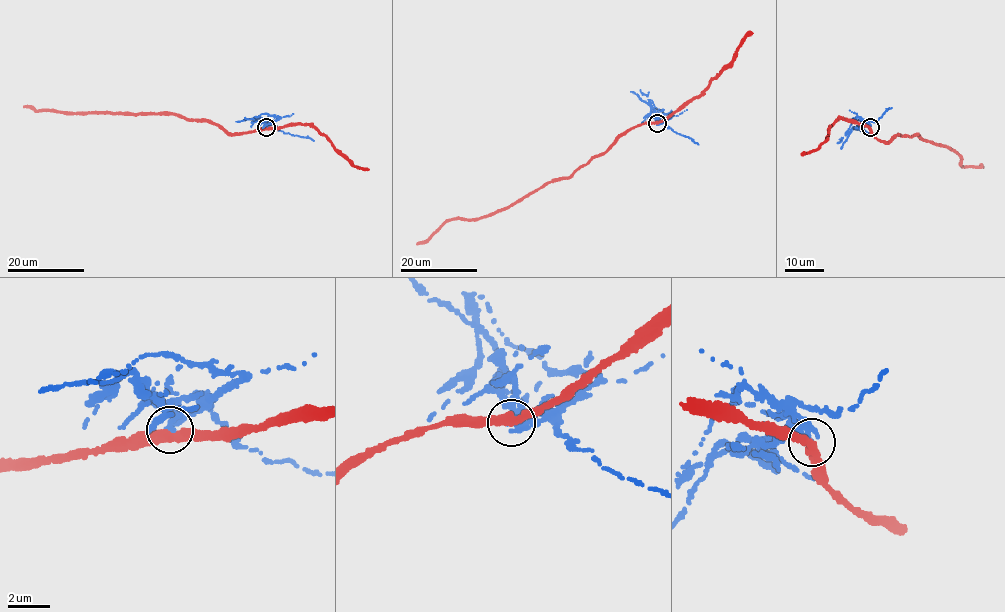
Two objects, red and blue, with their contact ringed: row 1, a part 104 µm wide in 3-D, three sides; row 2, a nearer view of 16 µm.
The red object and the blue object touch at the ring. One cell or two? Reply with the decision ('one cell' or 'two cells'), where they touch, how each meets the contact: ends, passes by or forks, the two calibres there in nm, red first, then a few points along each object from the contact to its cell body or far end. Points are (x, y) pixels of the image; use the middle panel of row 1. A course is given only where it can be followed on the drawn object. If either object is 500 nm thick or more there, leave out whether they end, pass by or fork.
two cells | (657, 123) | red passes by | blue passes by | 400/280 nm | red via (656, 123), (639, 124), (623, 132), (605, 152), (568, 177), (548, 182), (483, 217), (446, 221), (417, 244) | blue via (657, 123), (698, 144)

